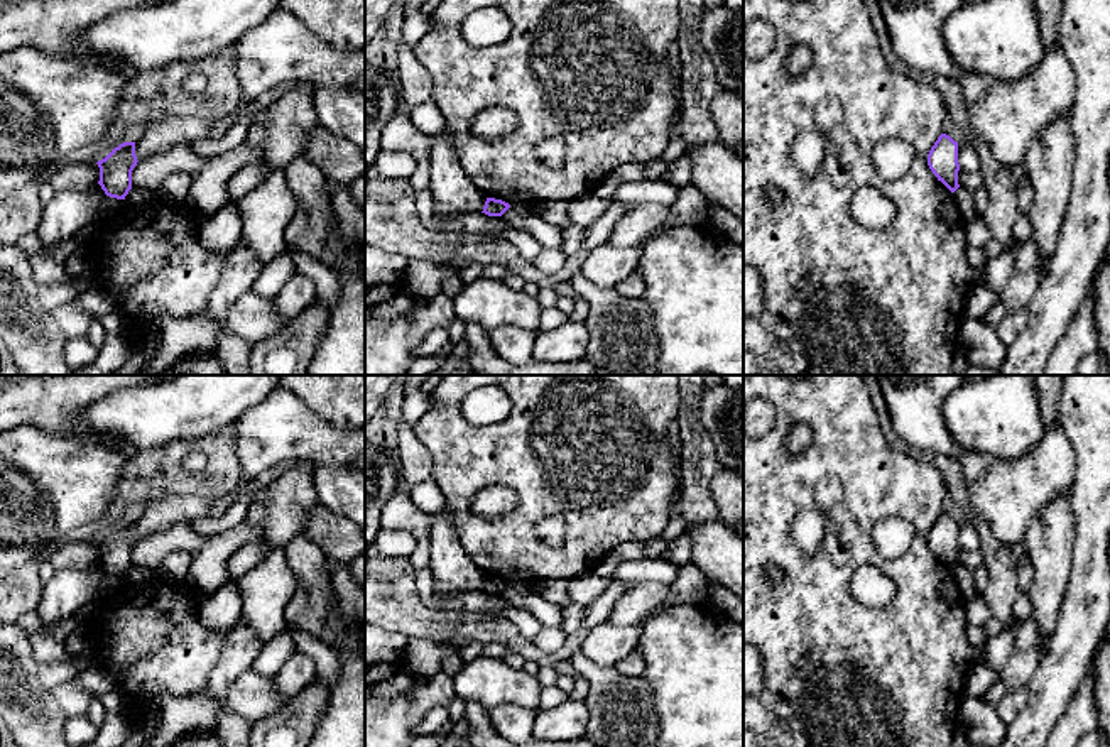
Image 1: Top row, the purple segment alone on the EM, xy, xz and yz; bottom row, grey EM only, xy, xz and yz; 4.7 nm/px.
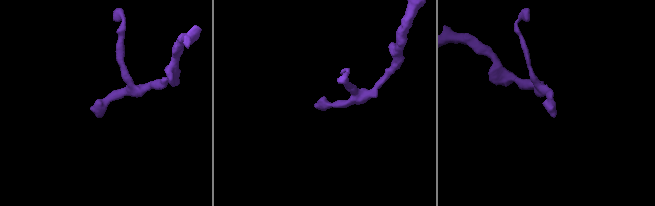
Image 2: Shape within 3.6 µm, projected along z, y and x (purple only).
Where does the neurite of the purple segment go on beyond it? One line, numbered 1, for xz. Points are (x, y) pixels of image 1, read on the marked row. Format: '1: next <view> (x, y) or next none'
1: next none

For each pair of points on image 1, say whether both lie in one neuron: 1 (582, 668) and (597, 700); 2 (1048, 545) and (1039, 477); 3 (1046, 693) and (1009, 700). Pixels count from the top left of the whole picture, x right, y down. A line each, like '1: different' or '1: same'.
1: same
2: different
3: different

